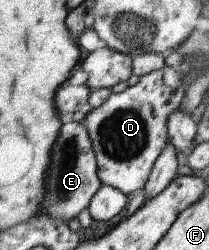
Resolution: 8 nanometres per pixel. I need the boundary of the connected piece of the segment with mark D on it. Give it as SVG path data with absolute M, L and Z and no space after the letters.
M166 67L162 70L141 77L141 81L133 87L126 88L122 93L114 93L108 97L104 105L93 109L84 119L87 131L93 142L99 164L101 182L120 189L124 194L145 188L149 181L158 157L169 144L169 117L179 108L183 98L182 69Z

